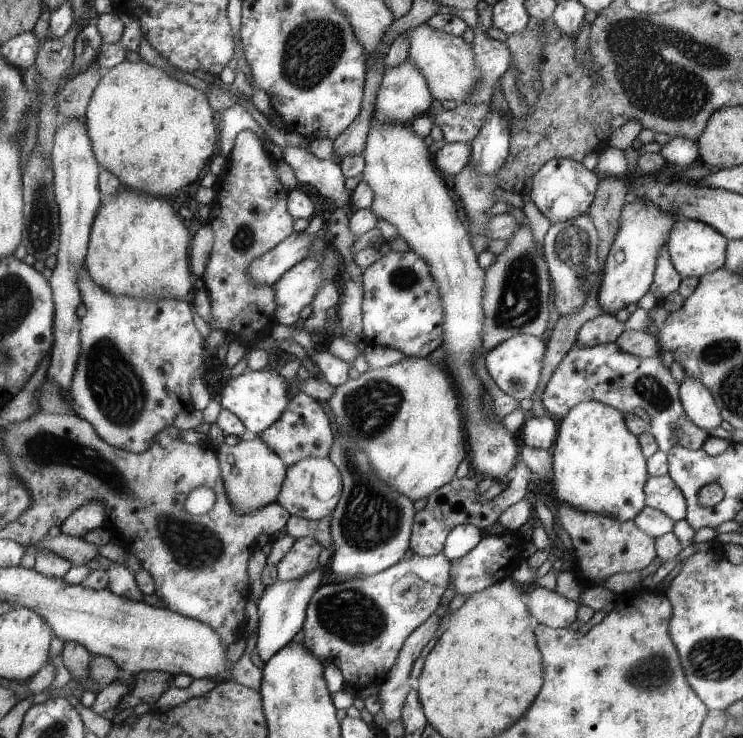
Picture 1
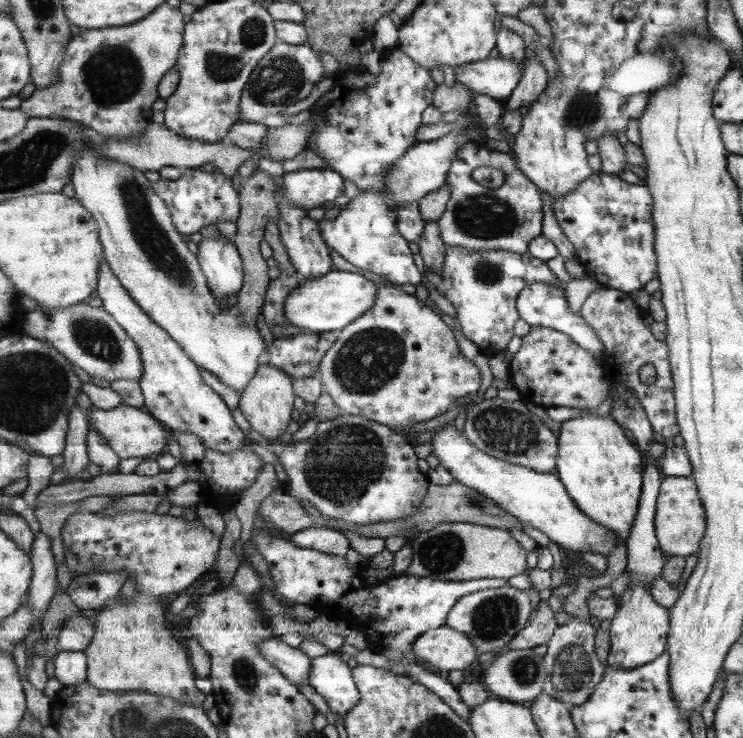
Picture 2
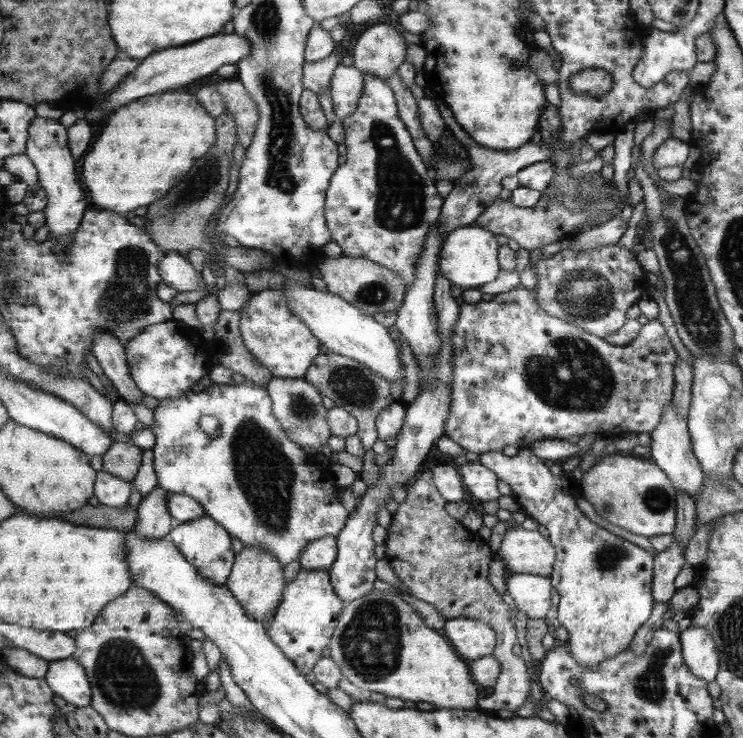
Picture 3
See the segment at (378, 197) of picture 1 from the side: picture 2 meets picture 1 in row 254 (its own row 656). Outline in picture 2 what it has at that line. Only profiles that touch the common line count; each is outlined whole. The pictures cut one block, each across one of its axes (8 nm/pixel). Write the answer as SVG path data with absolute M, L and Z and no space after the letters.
M446 625L420 636L415 642L414 651L418 659L437 671L465 672L478 658L478 649L471 637Z

